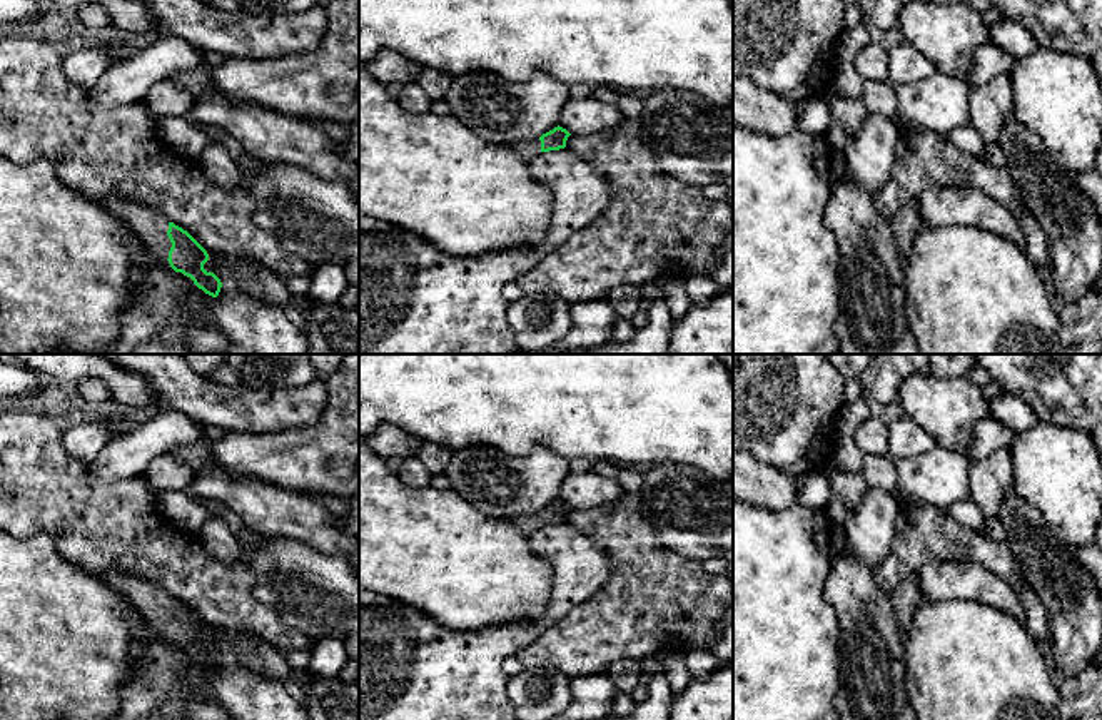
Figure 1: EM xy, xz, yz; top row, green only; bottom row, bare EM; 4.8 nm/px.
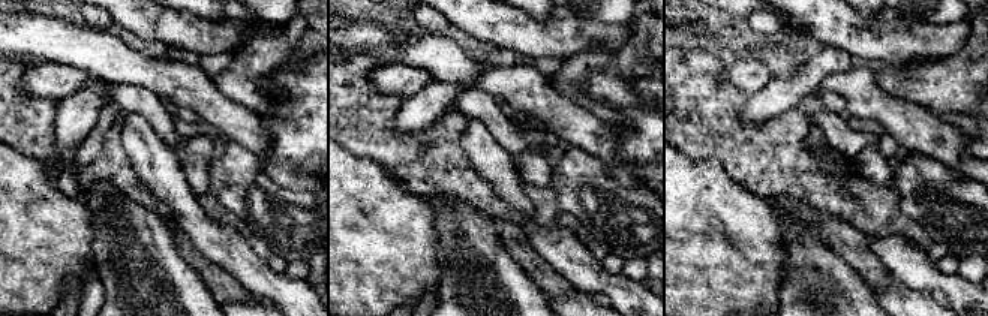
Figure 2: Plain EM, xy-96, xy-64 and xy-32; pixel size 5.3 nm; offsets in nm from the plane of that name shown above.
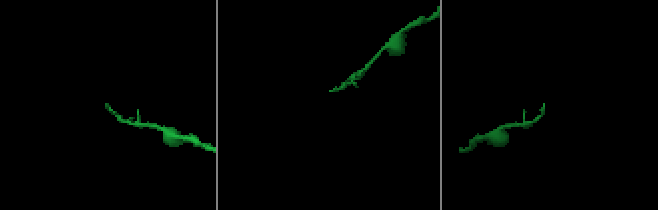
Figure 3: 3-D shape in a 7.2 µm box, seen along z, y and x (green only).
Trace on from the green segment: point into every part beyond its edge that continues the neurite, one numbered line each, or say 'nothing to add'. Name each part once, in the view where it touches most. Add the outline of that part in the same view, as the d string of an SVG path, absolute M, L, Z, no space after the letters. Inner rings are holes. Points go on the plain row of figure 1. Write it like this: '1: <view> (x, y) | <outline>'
1: xy (149, 598) | M107 570L99 576L140 610L154 635L165 643L172 643L167 635L172 621L167 610L170 596L167 591L142 576L125 571Z

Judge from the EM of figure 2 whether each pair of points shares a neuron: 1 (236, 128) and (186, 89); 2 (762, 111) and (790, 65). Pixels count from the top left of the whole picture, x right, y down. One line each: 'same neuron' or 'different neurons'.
1: same neuron
2: different neurons

